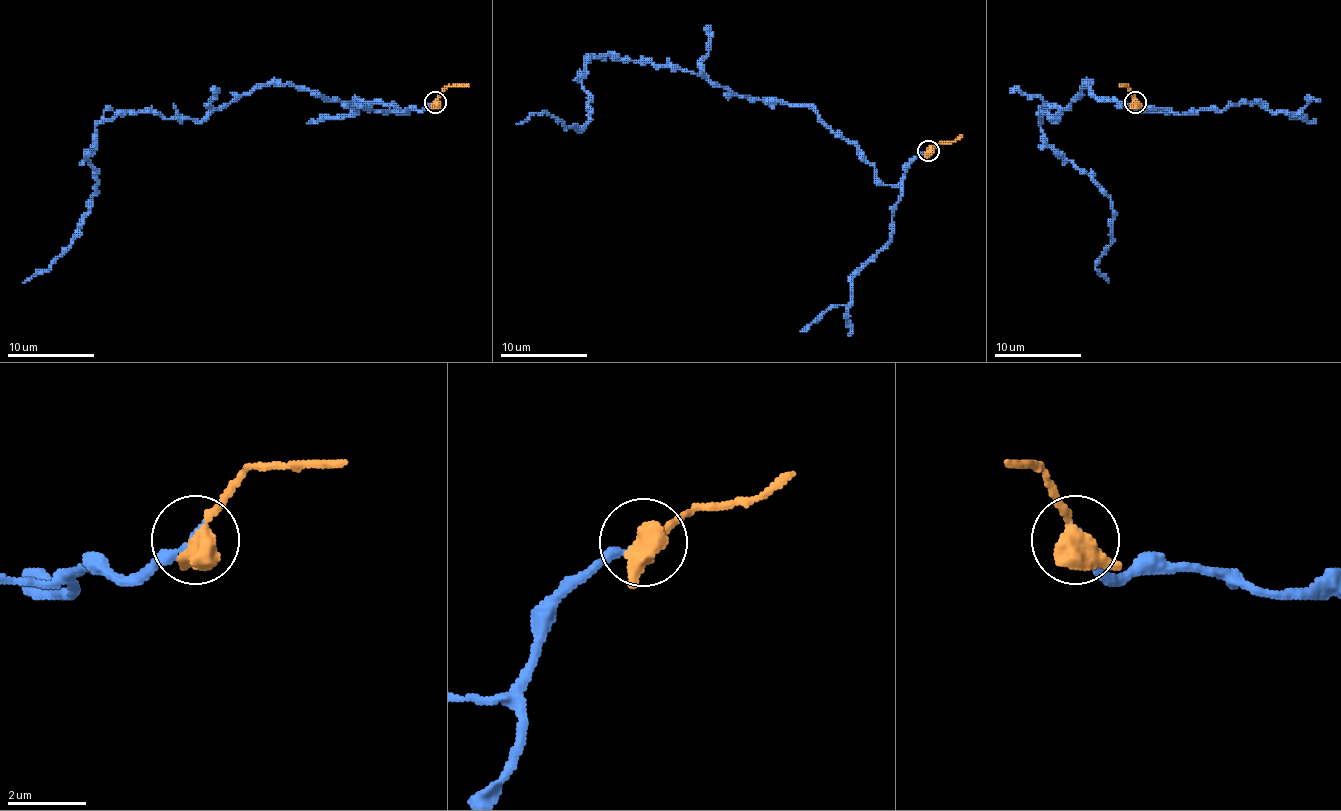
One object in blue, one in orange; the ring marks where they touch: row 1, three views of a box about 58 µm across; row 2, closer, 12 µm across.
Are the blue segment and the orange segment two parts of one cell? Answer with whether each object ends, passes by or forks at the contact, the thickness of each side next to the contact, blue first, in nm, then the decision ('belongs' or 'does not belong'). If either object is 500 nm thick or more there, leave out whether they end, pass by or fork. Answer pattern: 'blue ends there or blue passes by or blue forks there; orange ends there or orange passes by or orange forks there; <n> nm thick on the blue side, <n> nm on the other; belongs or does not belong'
140 nm thick on the blue side, 500 nm on the other; does not belong

